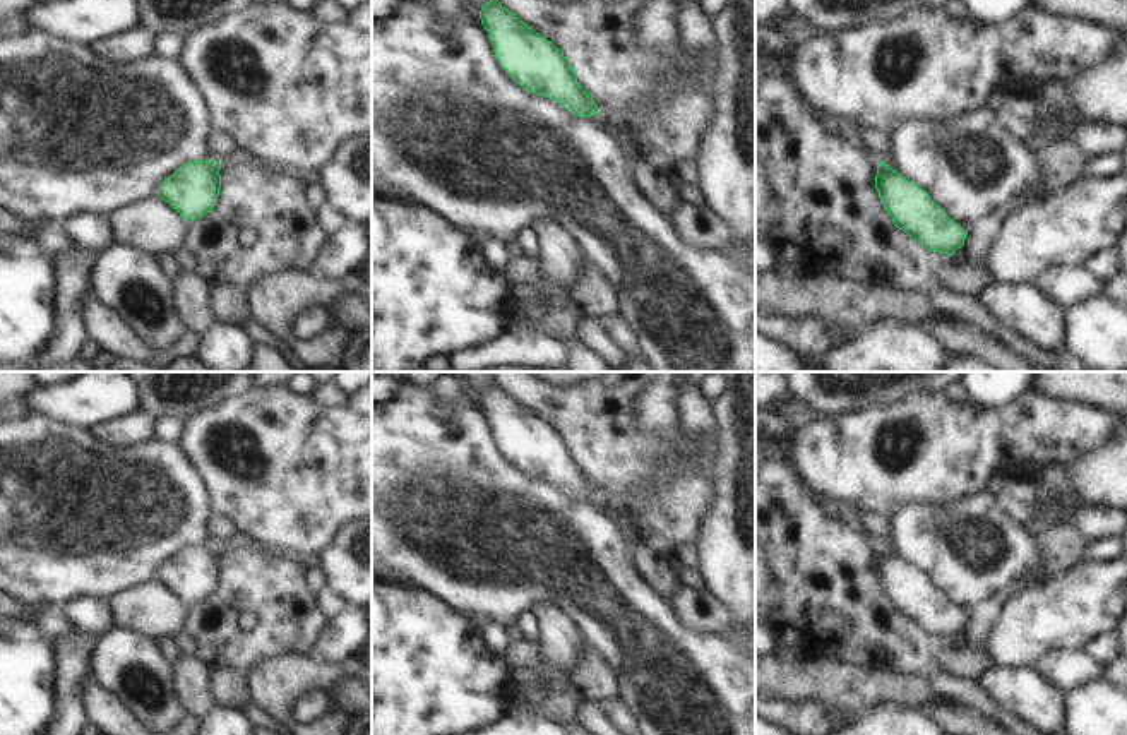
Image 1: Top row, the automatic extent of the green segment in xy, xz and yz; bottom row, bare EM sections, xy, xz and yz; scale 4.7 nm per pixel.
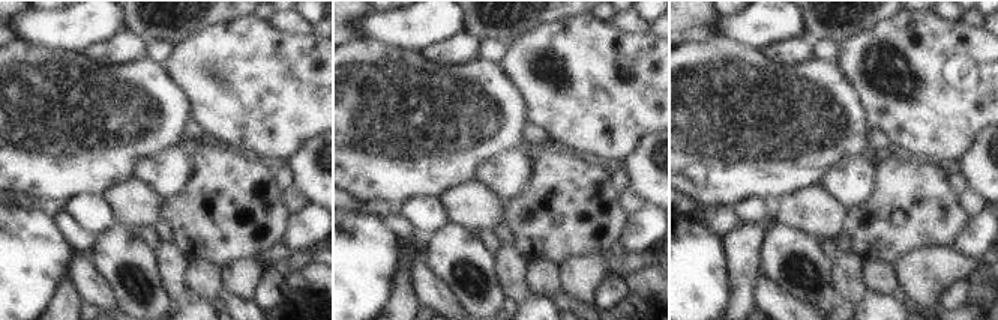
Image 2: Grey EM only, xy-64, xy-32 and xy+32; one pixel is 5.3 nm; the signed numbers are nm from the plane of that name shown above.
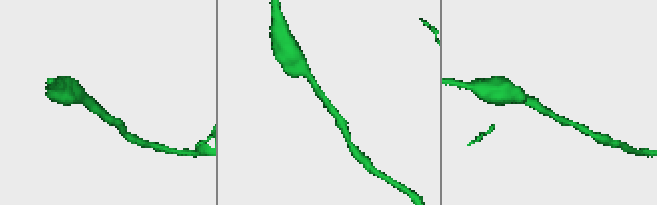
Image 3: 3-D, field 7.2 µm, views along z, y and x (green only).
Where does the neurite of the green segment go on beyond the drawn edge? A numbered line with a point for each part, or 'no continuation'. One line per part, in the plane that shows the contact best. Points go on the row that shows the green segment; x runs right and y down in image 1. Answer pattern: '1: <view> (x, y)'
no continuation

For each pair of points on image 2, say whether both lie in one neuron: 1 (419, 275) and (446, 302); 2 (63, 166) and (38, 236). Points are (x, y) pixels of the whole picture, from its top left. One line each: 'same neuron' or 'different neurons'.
1: same neuron
2: different neurons

